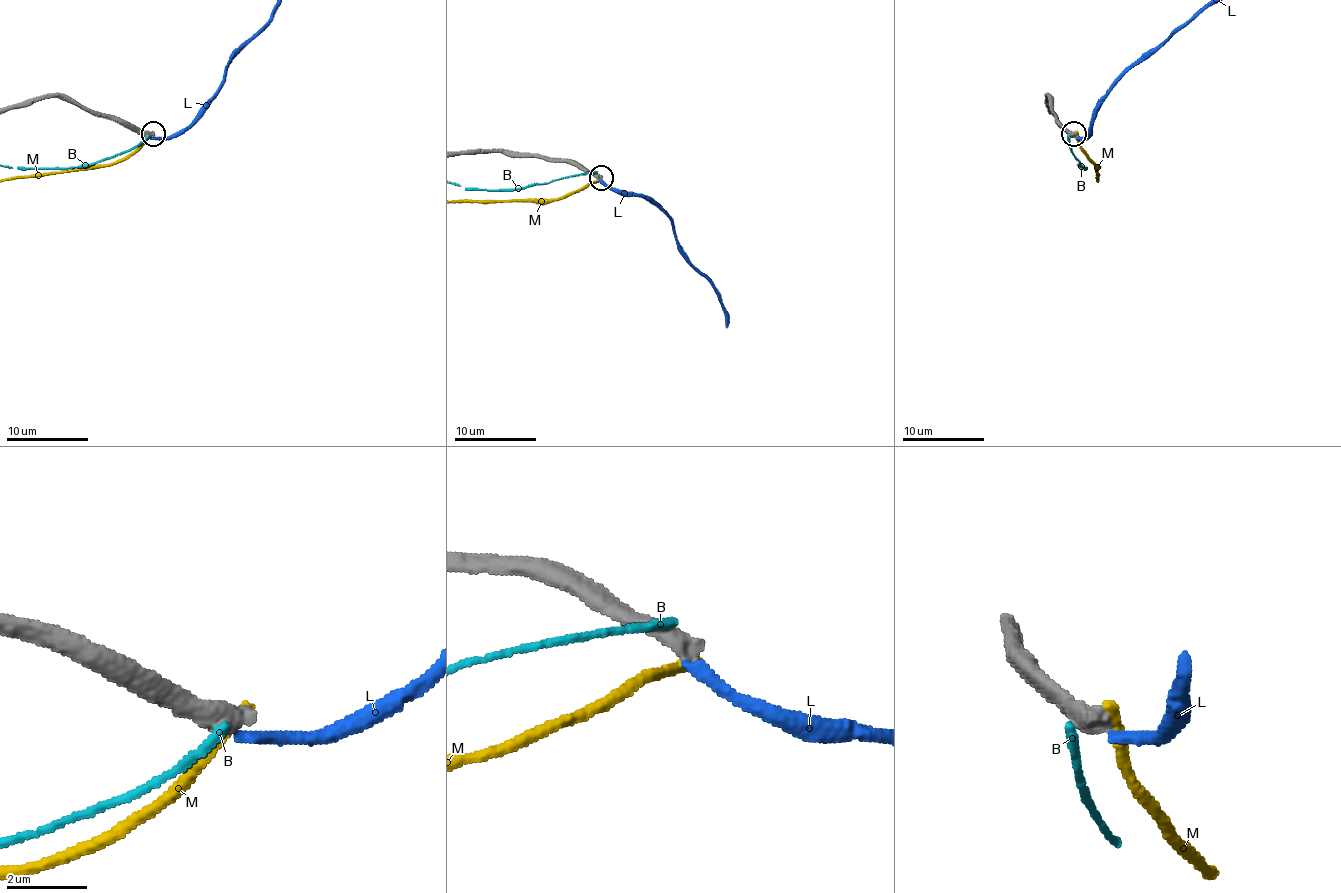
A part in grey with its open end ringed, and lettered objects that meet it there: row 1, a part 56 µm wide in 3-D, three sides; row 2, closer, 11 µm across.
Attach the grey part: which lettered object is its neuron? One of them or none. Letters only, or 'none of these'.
none of these

